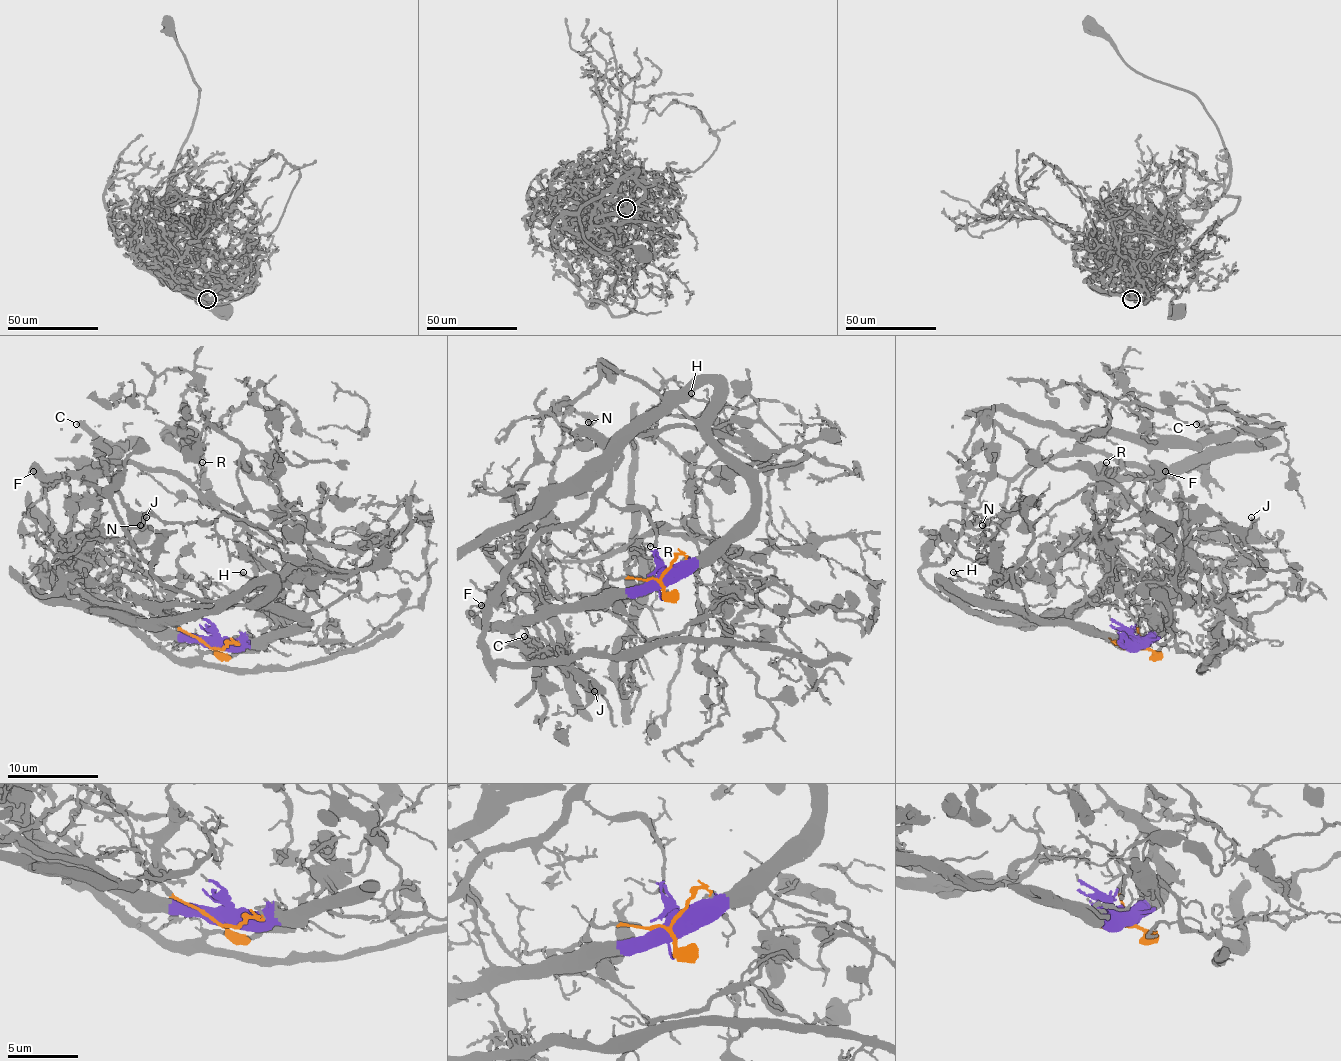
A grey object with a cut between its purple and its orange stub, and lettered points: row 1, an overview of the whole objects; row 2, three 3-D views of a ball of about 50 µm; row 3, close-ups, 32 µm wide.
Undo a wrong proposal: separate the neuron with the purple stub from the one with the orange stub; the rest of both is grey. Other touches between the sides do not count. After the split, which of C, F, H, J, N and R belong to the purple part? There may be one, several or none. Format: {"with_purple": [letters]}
{"with_purple": ["H", "J"]}

